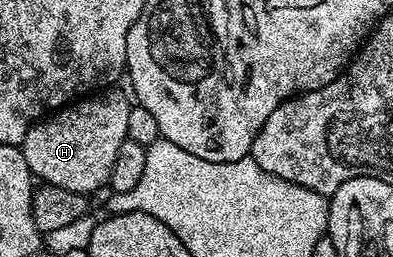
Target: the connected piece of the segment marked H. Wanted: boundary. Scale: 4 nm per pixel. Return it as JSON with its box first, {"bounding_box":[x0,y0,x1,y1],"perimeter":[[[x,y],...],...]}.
{"bounding_box":[20,88,131,196],"perimeter":[[[106,88],[82,96],[34,122],[20,144],[34,179],[86,196],[108,183],[111,168],[115,168],[119,144],[127,138],[127,116],[131,105],[130,95],[117,89]]]}

